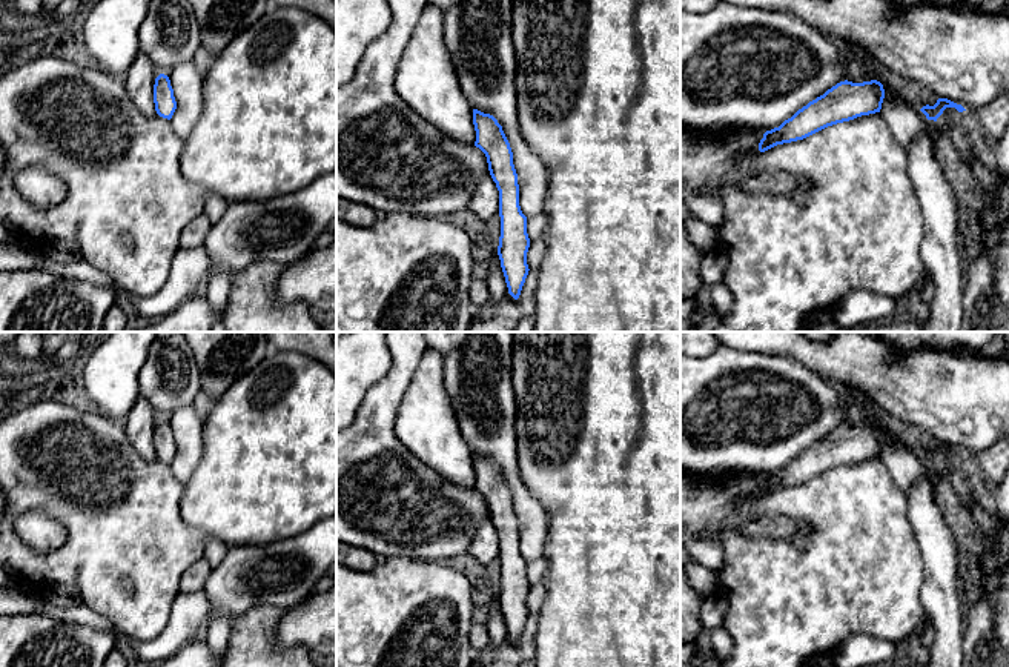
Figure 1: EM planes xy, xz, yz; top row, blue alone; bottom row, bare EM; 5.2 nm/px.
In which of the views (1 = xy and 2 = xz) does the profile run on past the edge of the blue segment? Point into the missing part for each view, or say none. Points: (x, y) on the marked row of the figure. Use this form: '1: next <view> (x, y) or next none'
1: next none
2: next none

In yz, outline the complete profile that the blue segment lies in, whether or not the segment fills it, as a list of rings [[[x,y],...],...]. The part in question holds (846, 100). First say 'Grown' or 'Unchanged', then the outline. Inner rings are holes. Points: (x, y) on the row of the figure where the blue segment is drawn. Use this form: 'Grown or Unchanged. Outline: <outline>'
Unchanged. Outline: [[[877,80],[840,81],[799,109],[779,128],[766,131],[759,143],[759,151],[765,152],[777,144],[803,140],[828,126],[880,112],[883,98],[885,89]]]

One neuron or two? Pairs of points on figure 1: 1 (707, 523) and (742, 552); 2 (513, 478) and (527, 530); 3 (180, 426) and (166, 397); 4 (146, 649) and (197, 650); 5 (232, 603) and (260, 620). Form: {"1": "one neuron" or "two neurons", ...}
{"1": "two neurons", "2": "one neuron", "3": "two neurons", "4": "two neurons", "5": "two neurons"}

